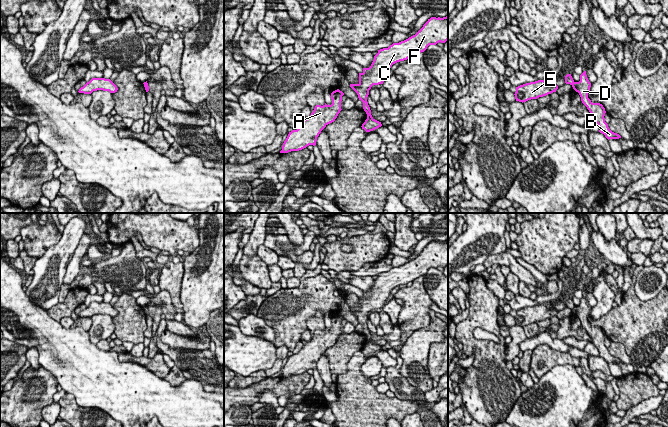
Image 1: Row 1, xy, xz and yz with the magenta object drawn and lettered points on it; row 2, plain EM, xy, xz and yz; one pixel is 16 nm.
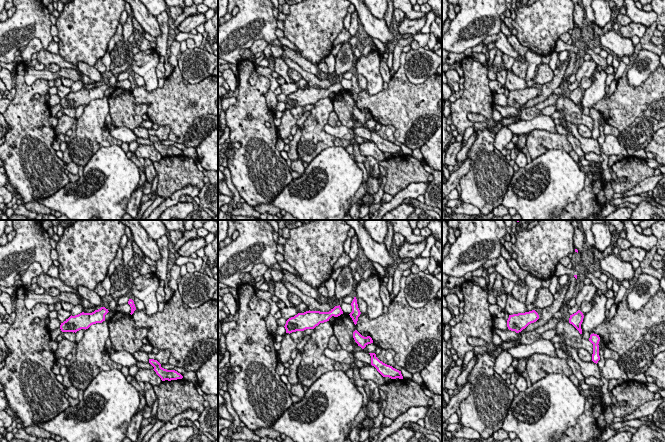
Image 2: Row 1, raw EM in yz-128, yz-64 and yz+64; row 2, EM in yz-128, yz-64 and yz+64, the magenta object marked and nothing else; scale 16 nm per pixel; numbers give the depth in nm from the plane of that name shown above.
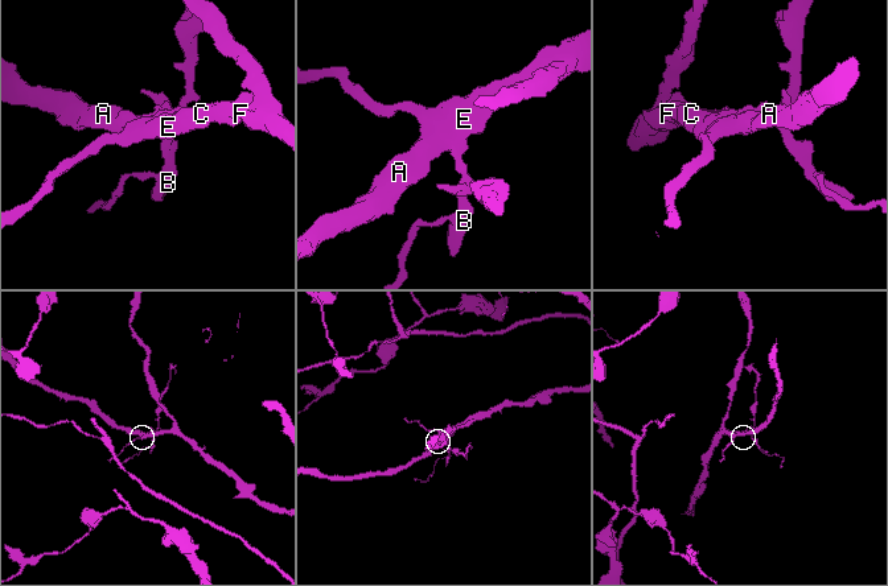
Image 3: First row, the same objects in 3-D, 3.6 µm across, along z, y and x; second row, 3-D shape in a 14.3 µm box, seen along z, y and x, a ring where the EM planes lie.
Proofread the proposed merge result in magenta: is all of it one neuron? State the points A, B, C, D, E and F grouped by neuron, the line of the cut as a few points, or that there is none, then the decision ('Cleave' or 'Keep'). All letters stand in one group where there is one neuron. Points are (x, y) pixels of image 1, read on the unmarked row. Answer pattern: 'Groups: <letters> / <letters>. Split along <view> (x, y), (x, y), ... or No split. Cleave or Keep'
Groups: A C E F / B D. Split along xz (370, 338), (367, 340). Cleave

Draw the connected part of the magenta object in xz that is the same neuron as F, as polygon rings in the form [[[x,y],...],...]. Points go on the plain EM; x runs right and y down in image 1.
[[[448,239],[443,242],[431,241],[413,260],[399,267],[393,267],[388,272],[378,274],[369,292],[363,292],[359,297],[359,307],[350,308],[363,326],[367,340],[371,334],[367,326],[369,314],[373,309],[383,308],[393,288],[412,282],[424,276],[429,269],[445,267],[448,264]]]

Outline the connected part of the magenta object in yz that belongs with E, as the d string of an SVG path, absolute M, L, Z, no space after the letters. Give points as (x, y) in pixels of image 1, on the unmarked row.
M538 304L516 311L516 316L514 319L516 325L523 327L528 324L537 323L539 321L543 321L553 316L556 316L557 313L557 309L550 309L544 304Z

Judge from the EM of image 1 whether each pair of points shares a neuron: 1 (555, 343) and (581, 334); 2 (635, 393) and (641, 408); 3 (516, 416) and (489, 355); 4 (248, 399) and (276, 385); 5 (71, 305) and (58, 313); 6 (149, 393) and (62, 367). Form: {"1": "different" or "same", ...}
{"1": "different", "2": "different", "3": "different", "4": "same", "5": "same", "6": "same"}

